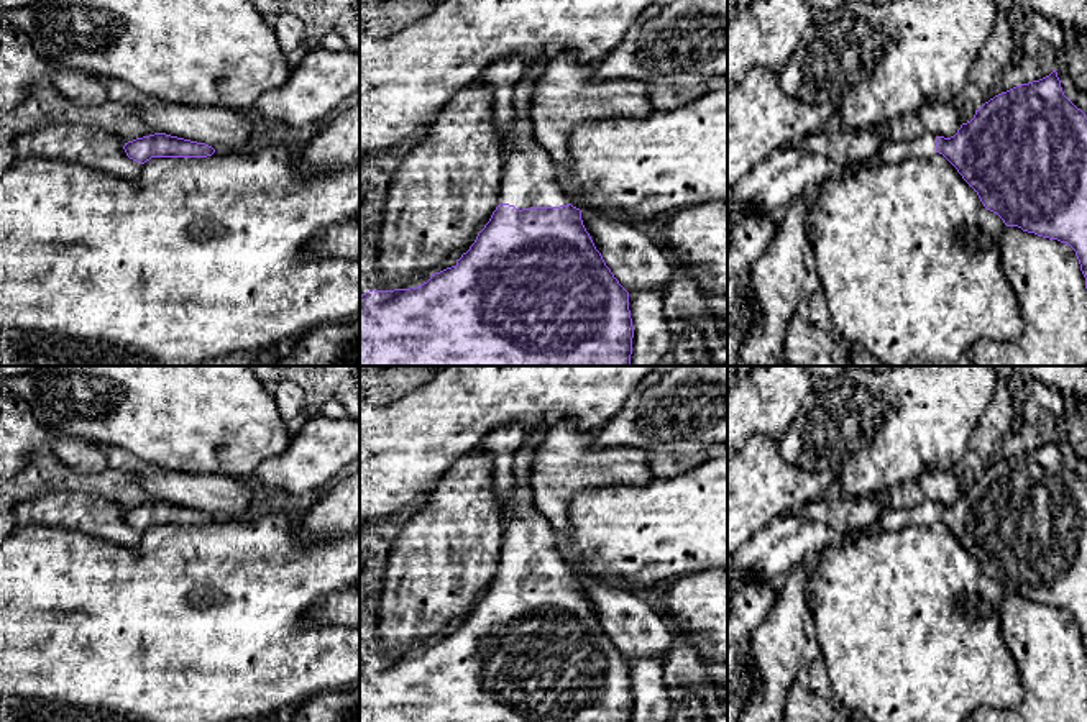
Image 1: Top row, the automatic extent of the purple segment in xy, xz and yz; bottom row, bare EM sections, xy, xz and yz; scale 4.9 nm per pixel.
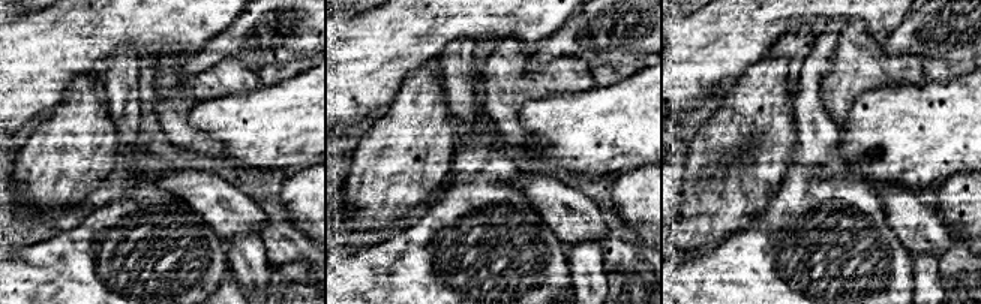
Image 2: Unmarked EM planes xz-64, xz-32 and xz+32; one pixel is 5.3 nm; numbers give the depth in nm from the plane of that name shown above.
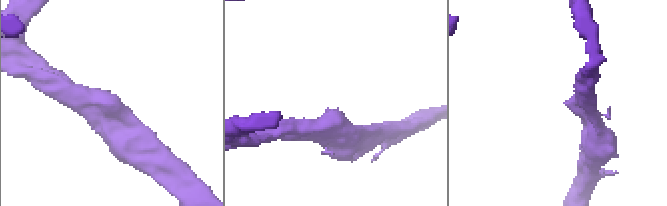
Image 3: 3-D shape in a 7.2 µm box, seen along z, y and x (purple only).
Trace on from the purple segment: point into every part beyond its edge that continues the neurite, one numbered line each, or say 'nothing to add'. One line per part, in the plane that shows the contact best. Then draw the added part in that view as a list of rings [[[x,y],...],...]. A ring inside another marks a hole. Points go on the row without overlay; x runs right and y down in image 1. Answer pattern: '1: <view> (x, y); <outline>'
1: xz (529, 547); [[[548,425],[527,432],[524,445],[514,455],[516,487],[511,507],[504,514],[506,535],[499,568],[516,576],[560,574],[570,571],[557,551],[558,533],[537,509],[532,492],[532,471]]]

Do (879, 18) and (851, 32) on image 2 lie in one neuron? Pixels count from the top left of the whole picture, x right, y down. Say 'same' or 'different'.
different

